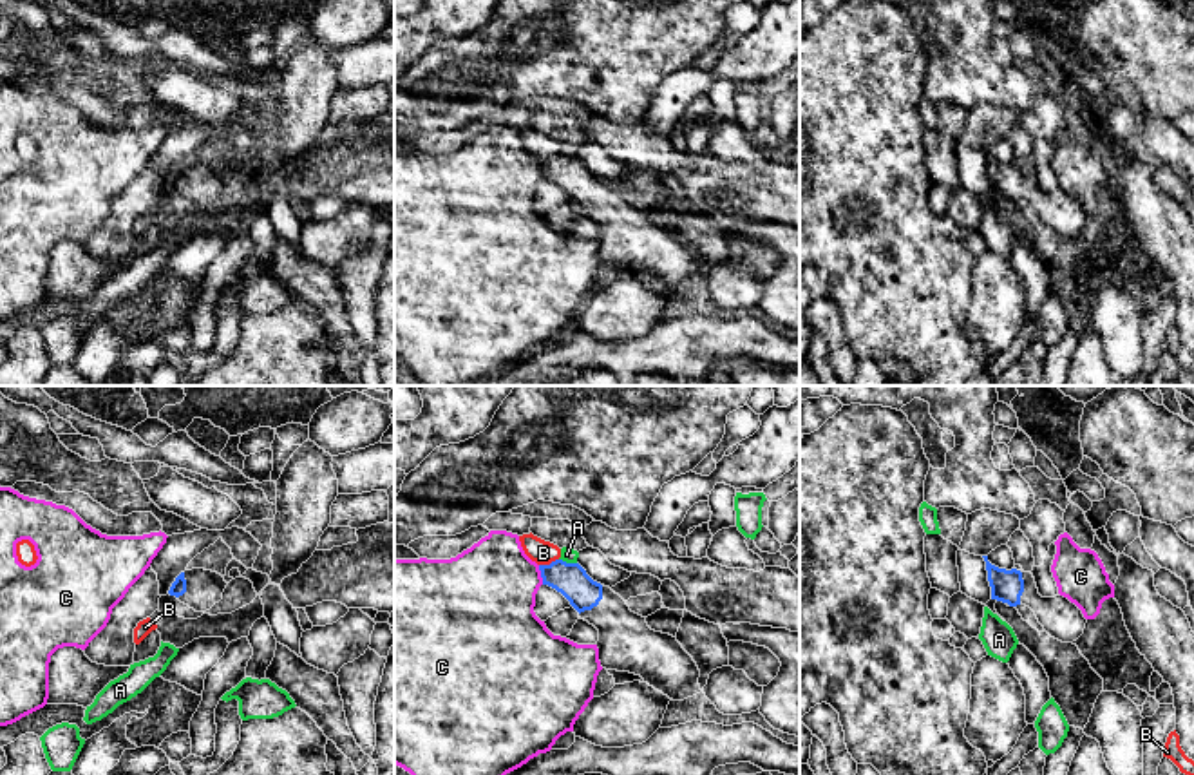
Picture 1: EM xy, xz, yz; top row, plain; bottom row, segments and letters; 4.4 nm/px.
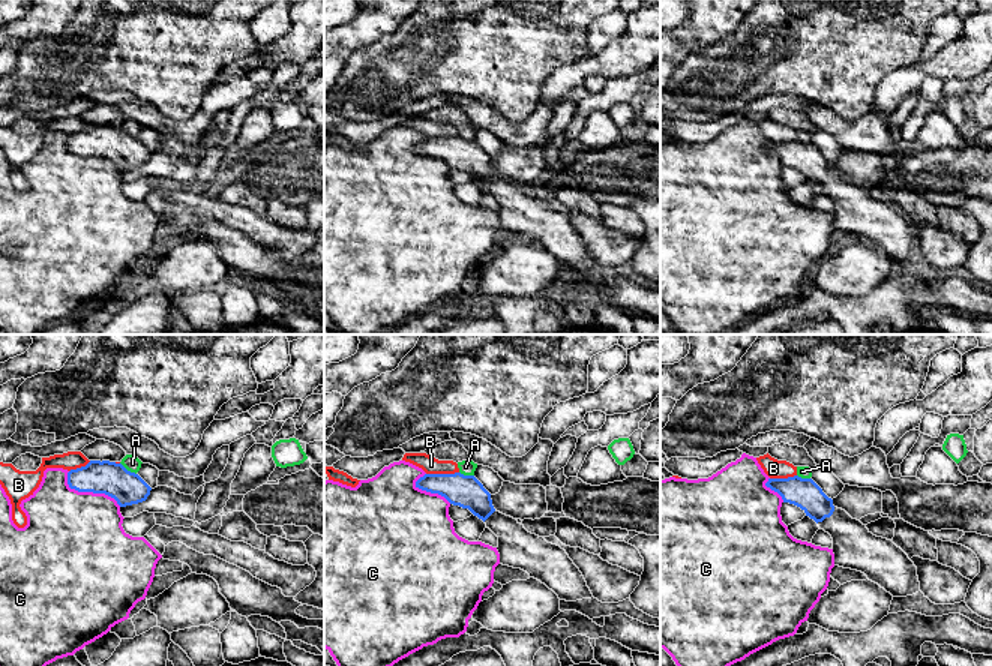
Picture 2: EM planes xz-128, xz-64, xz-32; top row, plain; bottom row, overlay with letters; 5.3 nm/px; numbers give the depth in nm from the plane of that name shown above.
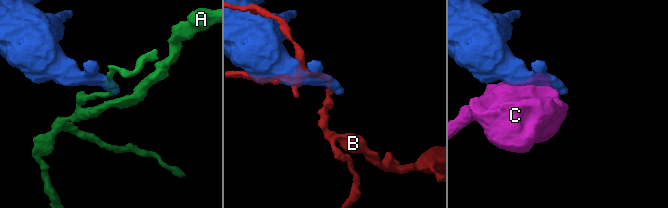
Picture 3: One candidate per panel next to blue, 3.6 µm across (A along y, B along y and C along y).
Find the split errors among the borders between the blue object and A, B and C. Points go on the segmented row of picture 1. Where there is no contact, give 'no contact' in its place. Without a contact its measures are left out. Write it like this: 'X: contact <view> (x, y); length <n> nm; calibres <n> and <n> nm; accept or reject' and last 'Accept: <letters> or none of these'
A: contact xz (568, 564); length 80 nm; calibres 150 and 60 nm; reject
B: contact xz (550, 564); length 90 nm; calibres 150 and 110 nm; reject
C: contact xz (541, 574); length 90 nm; calibres 150 and 420 nm; reject
Accept: none of these

